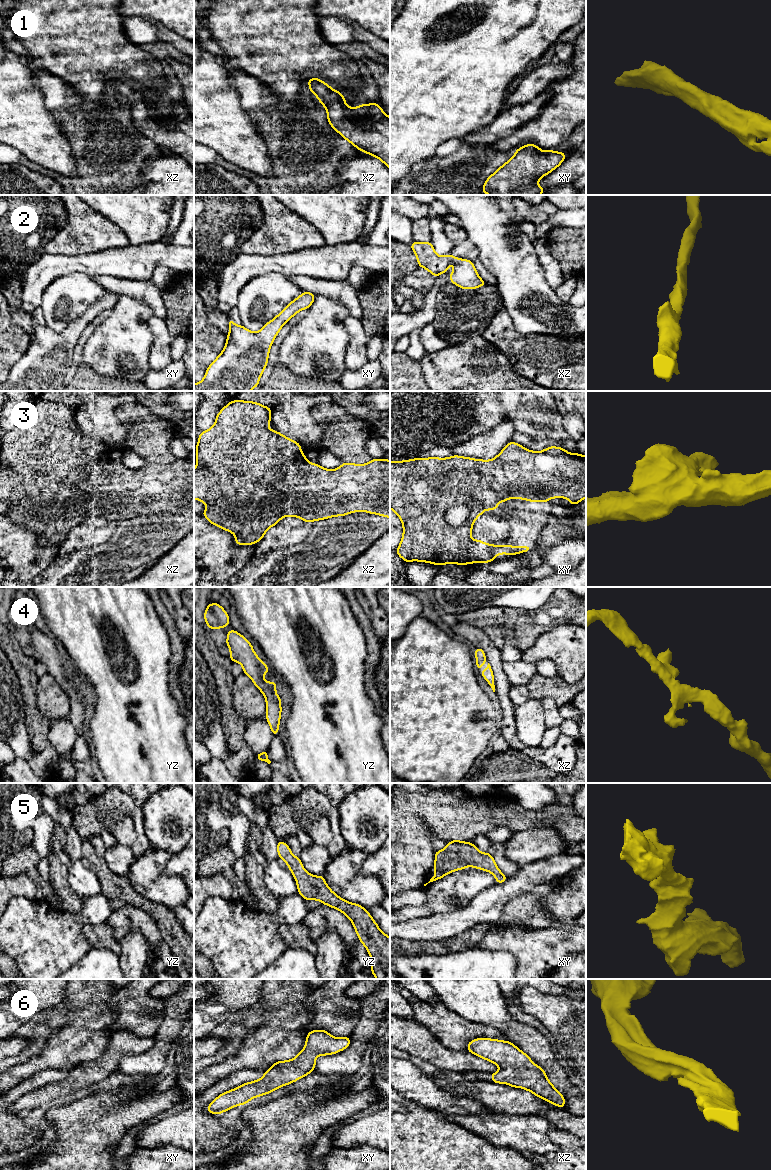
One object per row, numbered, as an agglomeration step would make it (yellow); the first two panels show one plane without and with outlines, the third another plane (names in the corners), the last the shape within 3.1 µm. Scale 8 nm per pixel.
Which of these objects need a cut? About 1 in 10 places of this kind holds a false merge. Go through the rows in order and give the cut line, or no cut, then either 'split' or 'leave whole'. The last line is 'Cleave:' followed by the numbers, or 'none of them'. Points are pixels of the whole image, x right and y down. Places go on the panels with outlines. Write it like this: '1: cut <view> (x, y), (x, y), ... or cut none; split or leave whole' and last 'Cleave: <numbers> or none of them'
1: cut none; leave whole
2: cut none; leave whole
3: cut none; leave whole
4: cut none; leave whole
5: cut none; leave whole
6: cut none; leave whole
Cleave: none of them

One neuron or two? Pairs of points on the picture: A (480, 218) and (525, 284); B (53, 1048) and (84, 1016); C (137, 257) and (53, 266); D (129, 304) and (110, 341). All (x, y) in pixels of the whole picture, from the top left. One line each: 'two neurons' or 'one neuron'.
A: one neuron
B: one neuron
C: one neuron
D: one neuron

